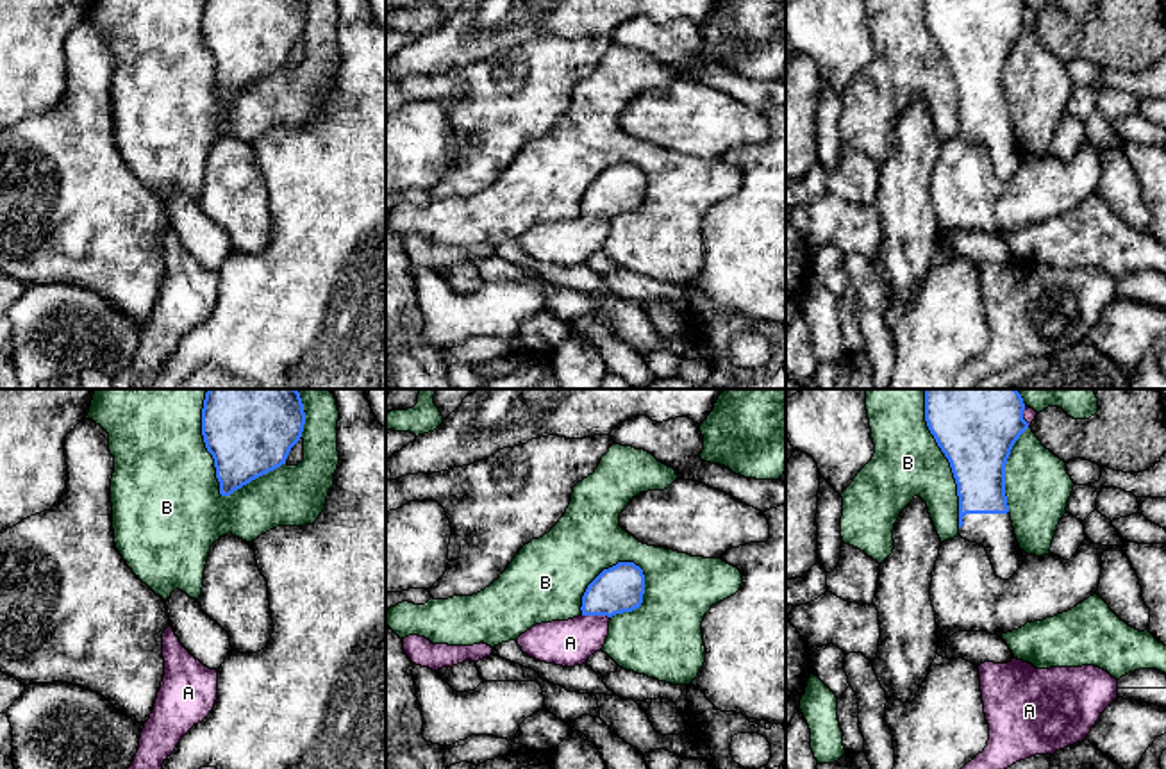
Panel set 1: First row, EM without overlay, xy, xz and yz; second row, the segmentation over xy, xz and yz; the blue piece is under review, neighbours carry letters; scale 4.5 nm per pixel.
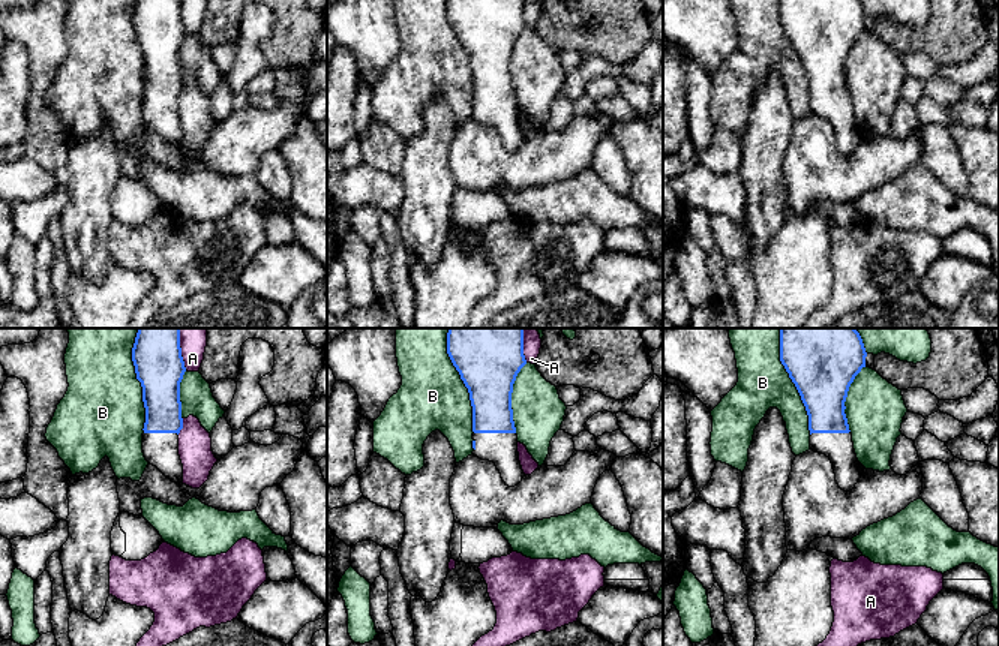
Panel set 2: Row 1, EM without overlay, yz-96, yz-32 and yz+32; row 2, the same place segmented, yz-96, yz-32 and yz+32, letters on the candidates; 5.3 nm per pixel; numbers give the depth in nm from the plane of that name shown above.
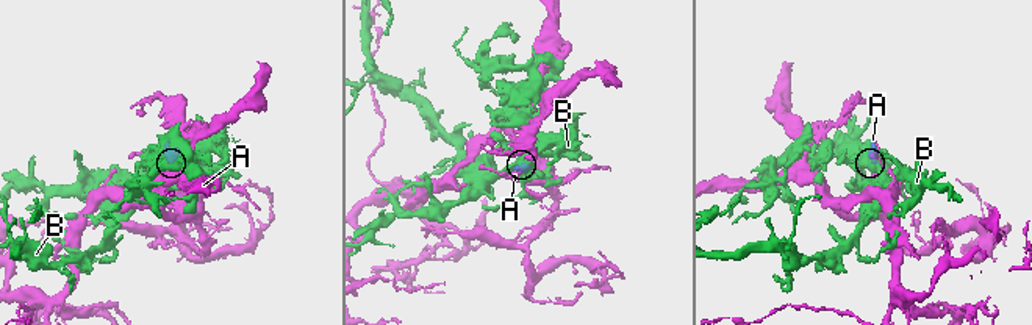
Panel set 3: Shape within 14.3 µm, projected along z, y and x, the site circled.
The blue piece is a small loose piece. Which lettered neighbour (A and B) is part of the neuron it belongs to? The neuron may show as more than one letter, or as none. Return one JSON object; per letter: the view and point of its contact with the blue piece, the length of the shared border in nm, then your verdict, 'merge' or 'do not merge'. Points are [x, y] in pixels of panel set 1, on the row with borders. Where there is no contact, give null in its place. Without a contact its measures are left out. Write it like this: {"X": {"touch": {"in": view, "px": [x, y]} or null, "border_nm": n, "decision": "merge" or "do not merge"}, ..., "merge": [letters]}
{"A": {"touch": {"in": "xz", "px": [597, 614]}, "border_nm": 130, "decision": "do not merge"}, "B": {"touch": {"in": "xy", "px": [206, 446]}, "border_nm": 500, "decision": "do not merge"}, "merge": []}

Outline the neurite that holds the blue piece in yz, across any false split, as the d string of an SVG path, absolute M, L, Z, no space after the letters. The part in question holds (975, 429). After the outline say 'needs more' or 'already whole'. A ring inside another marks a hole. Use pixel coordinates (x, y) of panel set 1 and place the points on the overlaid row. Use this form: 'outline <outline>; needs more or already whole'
outline M925 389L925 421L950 462L959 496L959 535L982 544L998 578L1009 580L1023 564L1007 496L1005 464L1014 442L1029 428L1016 389Z; needs more

